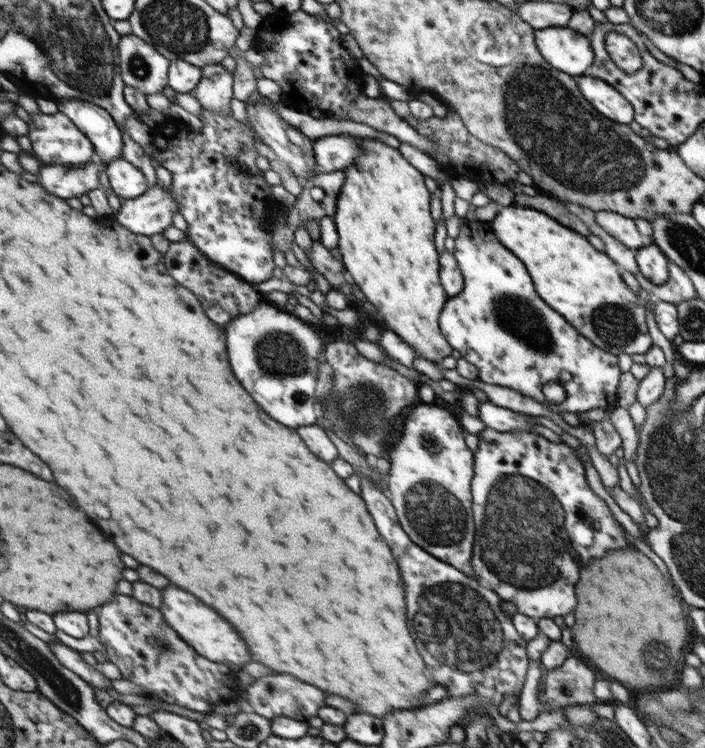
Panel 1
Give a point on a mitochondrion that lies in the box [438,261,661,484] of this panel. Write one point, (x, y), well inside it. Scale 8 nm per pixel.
(518, 316)

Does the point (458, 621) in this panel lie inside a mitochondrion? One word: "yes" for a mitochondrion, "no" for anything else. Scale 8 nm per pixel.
yes

